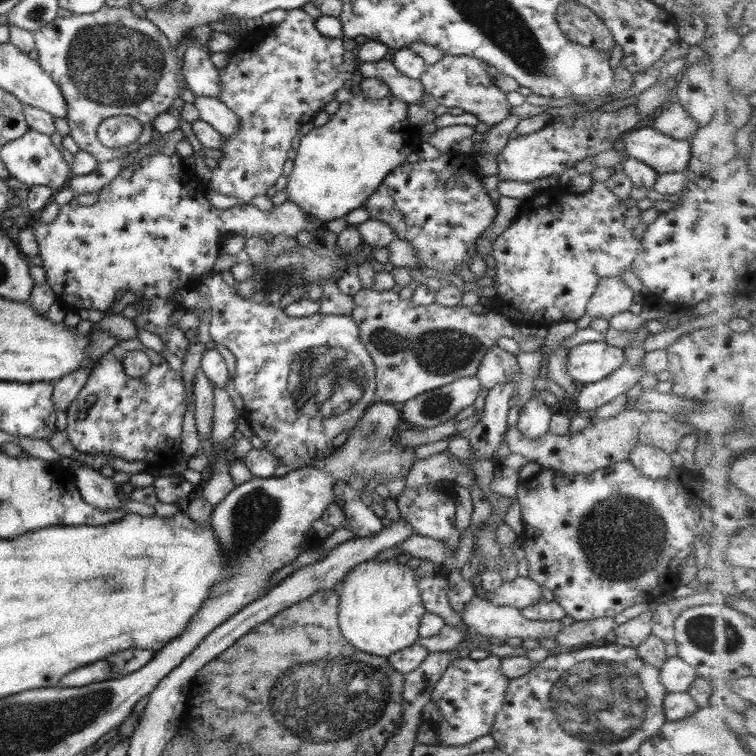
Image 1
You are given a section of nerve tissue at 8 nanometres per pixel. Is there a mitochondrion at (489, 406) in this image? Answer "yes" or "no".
no

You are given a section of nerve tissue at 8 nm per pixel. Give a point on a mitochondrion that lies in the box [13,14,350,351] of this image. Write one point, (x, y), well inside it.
(110, 65)

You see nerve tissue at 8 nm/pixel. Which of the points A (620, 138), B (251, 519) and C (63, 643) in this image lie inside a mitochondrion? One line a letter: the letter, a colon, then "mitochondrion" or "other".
A: other
B: mitochondrion
C: other

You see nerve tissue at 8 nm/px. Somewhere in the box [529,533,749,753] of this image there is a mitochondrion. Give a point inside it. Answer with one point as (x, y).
(602, 701)

